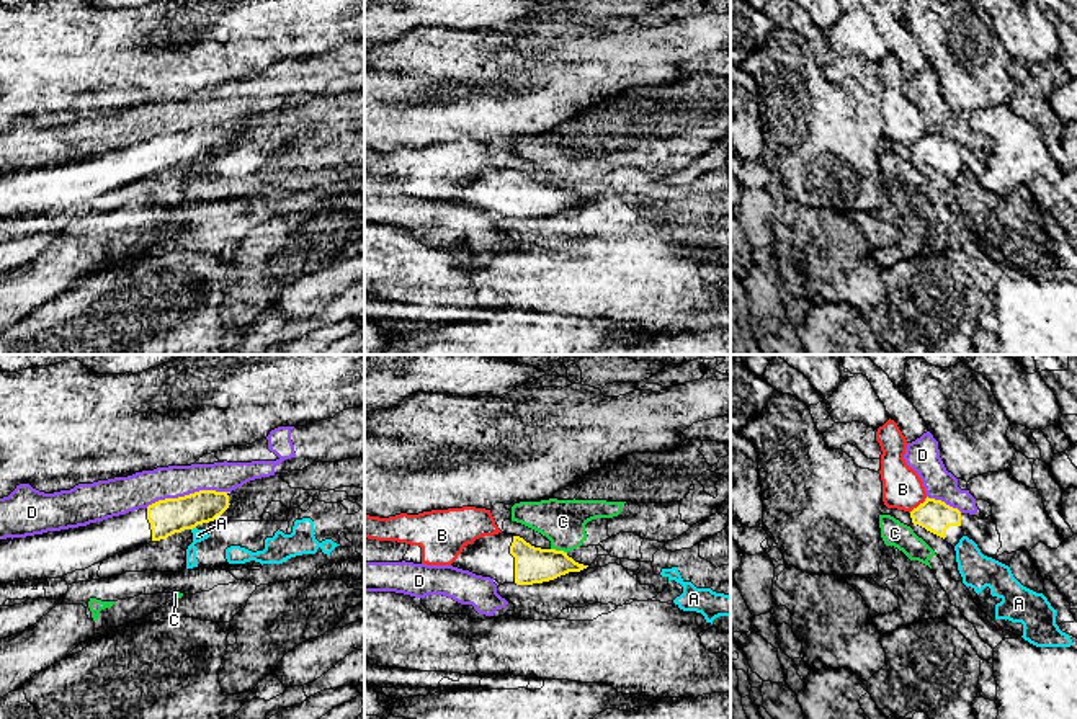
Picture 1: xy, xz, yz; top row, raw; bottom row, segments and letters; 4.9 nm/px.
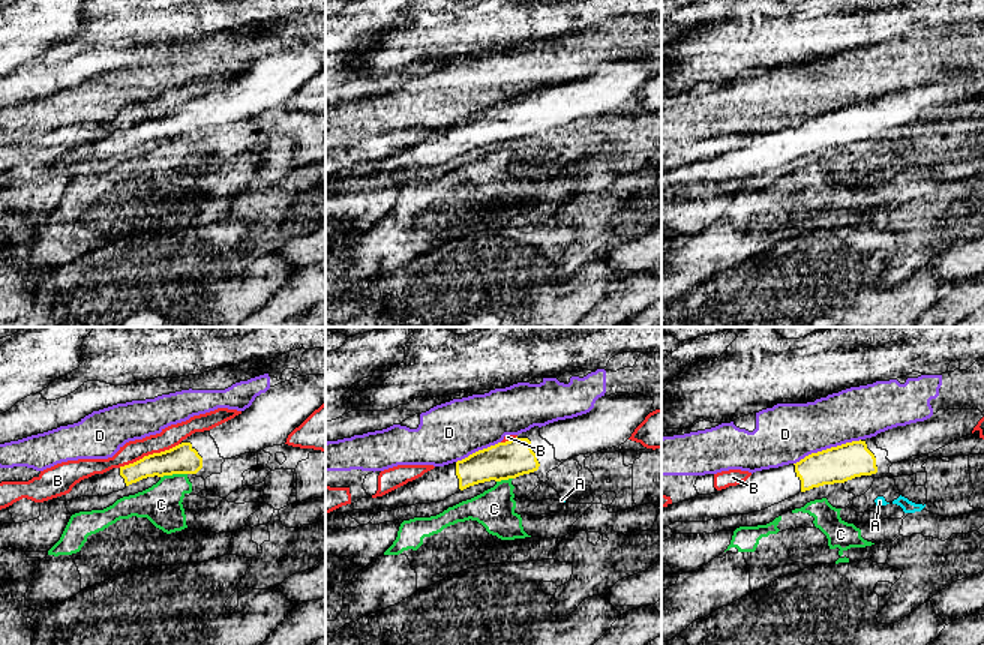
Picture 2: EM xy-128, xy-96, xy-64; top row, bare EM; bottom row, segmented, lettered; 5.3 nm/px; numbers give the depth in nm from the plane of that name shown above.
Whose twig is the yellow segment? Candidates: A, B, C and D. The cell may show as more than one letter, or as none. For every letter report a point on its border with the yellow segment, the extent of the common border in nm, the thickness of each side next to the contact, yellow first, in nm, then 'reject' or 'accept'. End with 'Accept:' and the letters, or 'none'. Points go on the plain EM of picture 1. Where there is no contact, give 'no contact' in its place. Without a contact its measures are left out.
A: xy (193, 160) | 30 nm | 180/60 nm | reject
B: yz (919, 139) | 120 nm | 160/200 nm | reject
C: xz (559, 185) | 80 nm | 180/220 nm | reject
D: xy (185, 129) | 400 nm | 180/170 nm | reject
Accept: none

